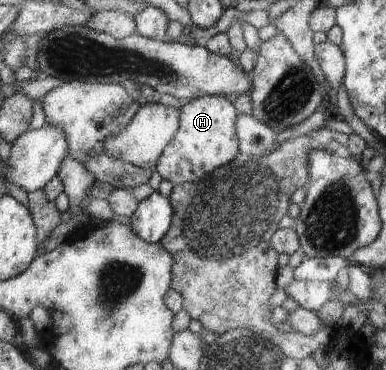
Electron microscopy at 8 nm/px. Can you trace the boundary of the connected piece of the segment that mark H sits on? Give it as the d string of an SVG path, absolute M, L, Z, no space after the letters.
M224 95L196 97L192 101L183 102L180 111L180 130L173 142L165 148L155 168L155 171L162 176L162 180L172 182L174 186L200 181L220 167L233 163L234 157L238 156L236 109Z

